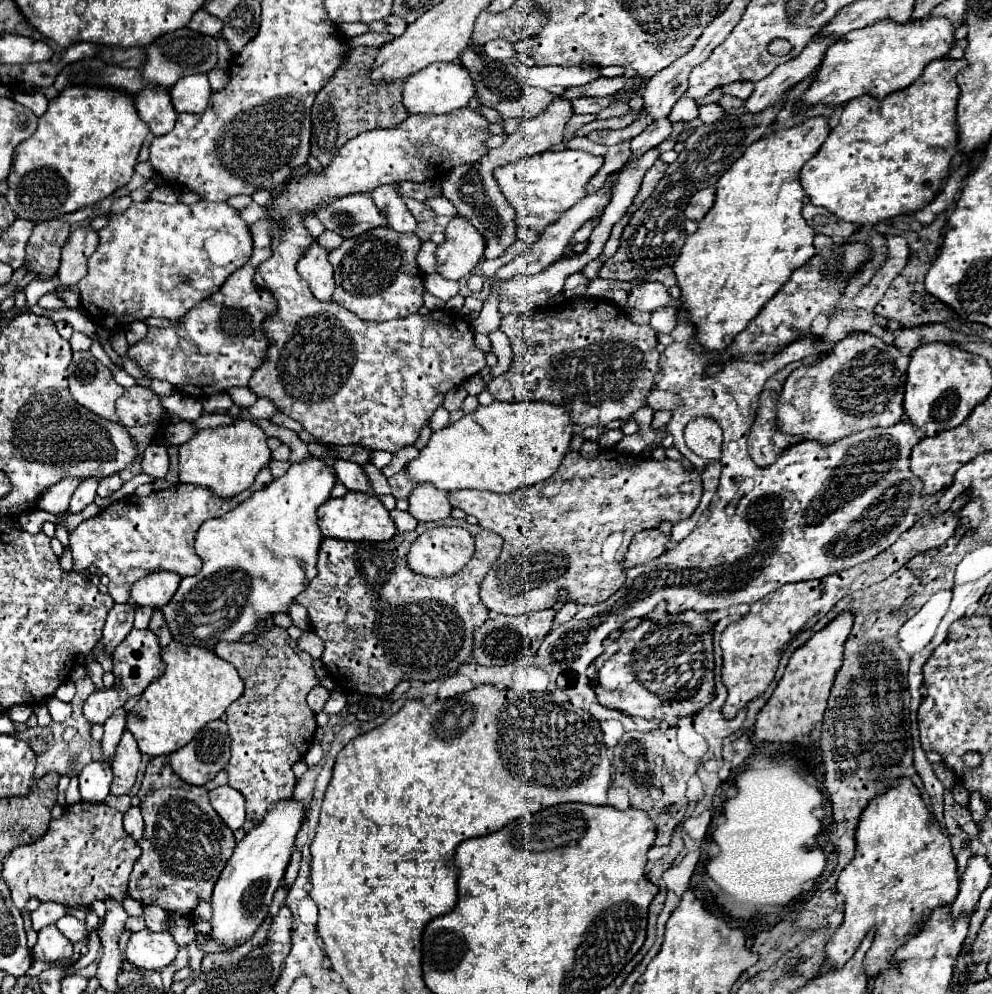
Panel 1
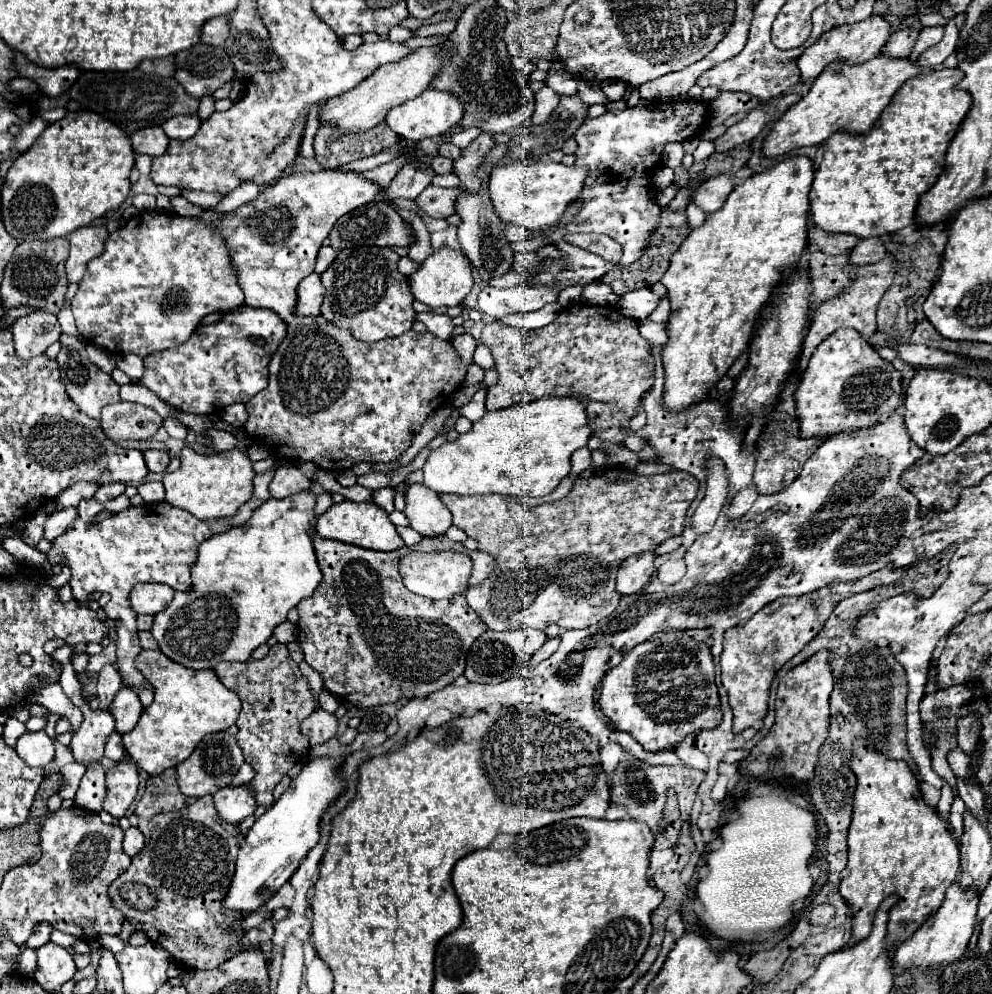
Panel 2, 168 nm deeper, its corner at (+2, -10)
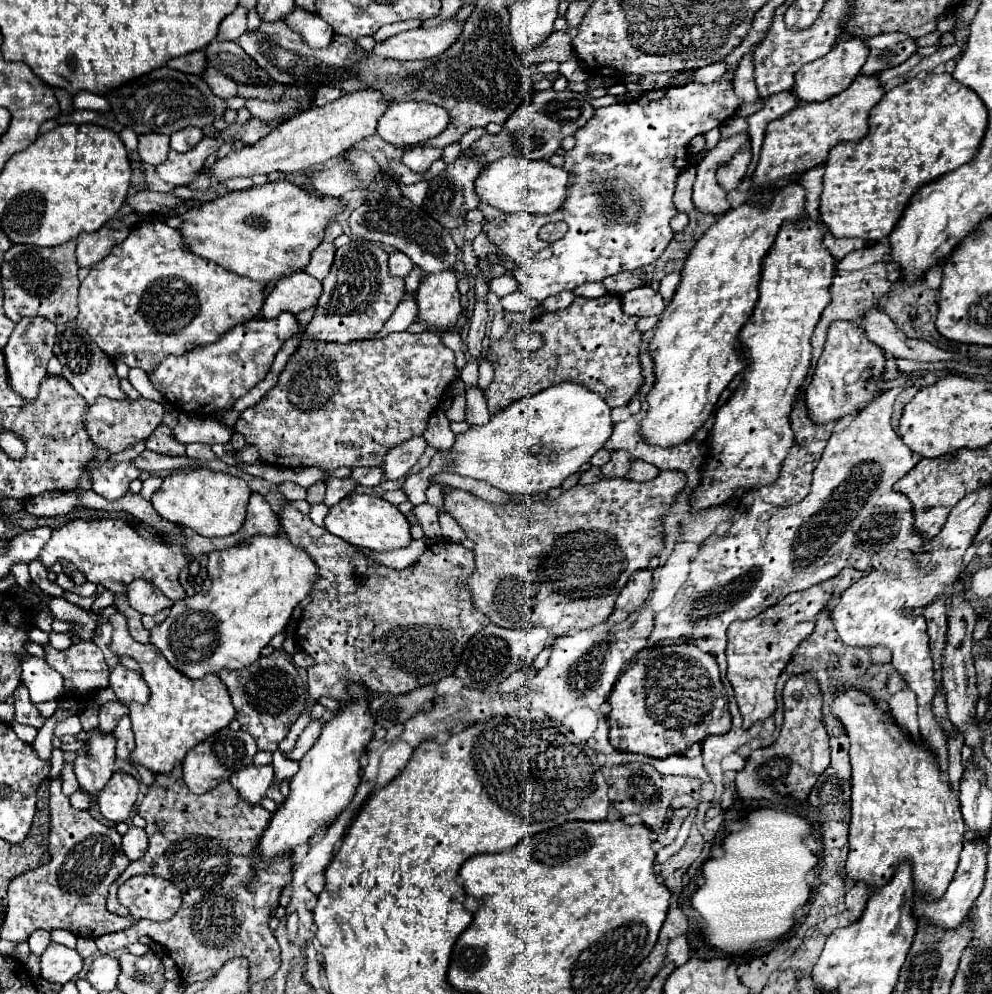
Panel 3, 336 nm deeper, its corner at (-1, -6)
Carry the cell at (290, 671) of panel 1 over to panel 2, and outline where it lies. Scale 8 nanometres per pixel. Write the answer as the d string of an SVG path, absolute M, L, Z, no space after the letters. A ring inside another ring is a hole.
M281 643L271 647L269 655L261 661L251 659L249 663L219 663L215 667L215 675L241 699L243 707L237 719L237 741L243 749L245 761L255 769L251 787L255 789L257 803L269 807L273 803L275 785L309 751L307 739L299 733L301 721L315 709L307 681L303 679L298 664L289 657L287 645Z

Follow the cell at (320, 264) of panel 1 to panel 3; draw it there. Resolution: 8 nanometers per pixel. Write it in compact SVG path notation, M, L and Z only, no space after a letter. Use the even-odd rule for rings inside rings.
M304 271L294 273L276 283L262 307L262 317L278 317L278 313L300 313L304 309L316 307L318 297L322 295L322 283Z

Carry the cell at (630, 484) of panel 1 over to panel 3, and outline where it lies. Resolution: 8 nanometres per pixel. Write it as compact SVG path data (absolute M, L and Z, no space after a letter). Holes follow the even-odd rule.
M660 471L652 481L638 483L630 479L600 479L594 485L574 485L554 501L536 503L490 503L470 491L444 487L446 511L476 543L476 569L464 581L472 593L476 609L500 627L522 629L540 625L550 635L560 637L570 629L588 629L610 617L616 597L626 579L636 571L648 567L648 561L664 549L662 519L674 505L674 499L686 487L686 473Z

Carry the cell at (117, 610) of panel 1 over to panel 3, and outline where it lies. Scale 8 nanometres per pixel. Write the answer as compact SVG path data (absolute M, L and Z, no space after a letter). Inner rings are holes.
M108 701L108 703L100 705L100 725L98 725L98 729L104 731L104 733L114 731L114 727L120 721L122 715L128 715L128 707L124 703Z

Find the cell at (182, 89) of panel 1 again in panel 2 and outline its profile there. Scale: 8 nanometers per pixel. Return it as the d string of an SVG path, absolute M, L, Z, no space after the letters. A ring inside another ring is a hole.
M179 115L179 119L169 119L161 127L169 139L187 141L199 131L199 125L201 125L201 121L197 115Z

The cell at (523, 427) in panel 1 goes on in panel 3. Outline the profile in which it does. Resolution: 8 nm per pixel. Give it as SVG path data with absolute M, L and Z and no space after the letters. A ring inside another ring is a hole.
M564 381L552 385L532 397L520 399L514 405L498 411L490 417L486 425L472 425L468 433L456 436L452 449L446 451L444 461L448 465L448 473L458 473L462 477L472 477L478 481L486 481L496 489L516 495L532 495L546 493L552 487L560 487L566 477L576 473L580 465L584 465L598 449L604 447L608 435L612 433L610 407L606 401L586 387Z

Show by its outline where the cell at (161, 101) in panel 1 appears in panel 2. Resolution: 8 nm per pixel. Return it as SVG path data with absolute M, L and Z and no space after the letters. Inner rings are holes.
M145 127L131 137L131 143L137 153L149 155L149 157L159 157L167 151L169 139L163 135L161 127Z

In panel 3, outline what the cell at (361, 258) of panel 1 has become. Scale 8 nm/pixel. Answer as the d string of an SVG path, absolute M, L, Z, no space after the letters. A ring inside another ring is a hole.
M350 241L348 245L336 249L332 269L322 285L324 293L316 305L314 319L306 327L304 339L340 343L370 339L384 327L406 293L404 279L394 277L388 269L388 253L370 241Z

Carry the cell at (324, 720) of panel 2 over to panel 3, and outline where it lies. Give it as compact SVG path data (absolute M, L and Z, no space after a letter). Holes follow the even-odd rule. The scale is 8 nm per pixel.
M314 719L314 721L310 721L308 725L306 725L306 729L300 733L300 737L298 737L298 741L296 741L296 747L294 747L294 751L292 753L288 753L286 757L288 759L294 759L294 761L300 761L302 757L304 757L304 753L314 745L314 741L318 739L318 735L320 735L320 729L322 729L322 725L324 725L326 721L324 719Z

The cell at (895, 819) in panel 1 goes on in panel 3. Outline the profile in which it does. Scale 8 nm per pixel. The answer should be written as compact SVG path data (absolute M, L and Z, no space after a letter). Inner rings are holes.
M858 691L840 693L834 699L834 715L846 727L850 737L850 763L852 763L852 819L850 819L850 853L846 859L846 877L854 883L862 881L870 891L884 887L902 863L912 865L912 881L916 895L924 899L938 899L946 893L958 855L964 845L964 819L956 793L940 779L934 753L924 745L910 741L890 715L882 713L876 703Z

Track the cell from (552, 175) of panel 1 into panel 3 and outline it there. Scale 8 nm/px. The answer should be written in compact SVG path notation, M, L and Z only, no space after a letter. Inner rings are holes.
M502 157L480 171L476 193L492 207L504 213L554 213L562 207L570 189L570 173L564 167L550 165L546 159L530 161L524 157Z

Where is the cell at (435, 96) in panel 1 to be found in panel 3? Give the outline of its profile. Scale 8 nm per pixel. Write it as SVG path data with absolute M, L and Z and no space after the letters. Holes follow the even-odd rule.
M422 101L392 103L378 121L378 135L396 145L406 147L440 135L450 123L444 107Z

